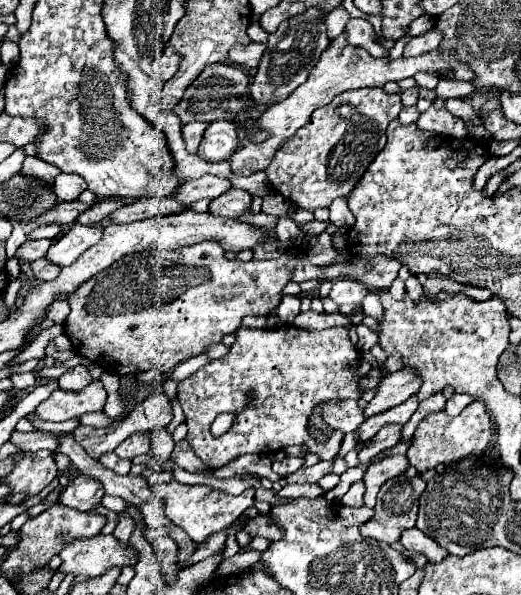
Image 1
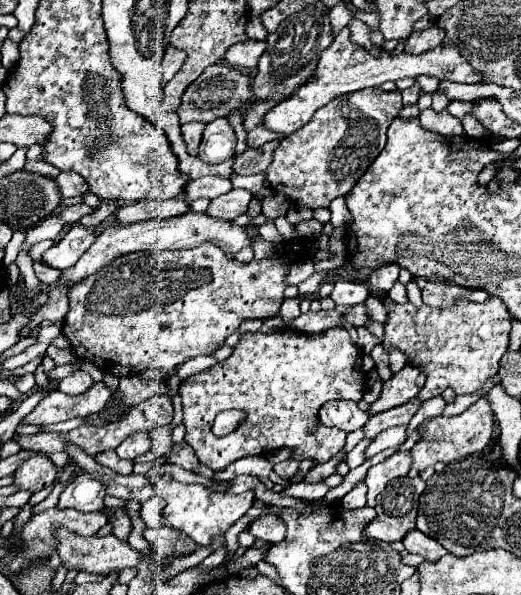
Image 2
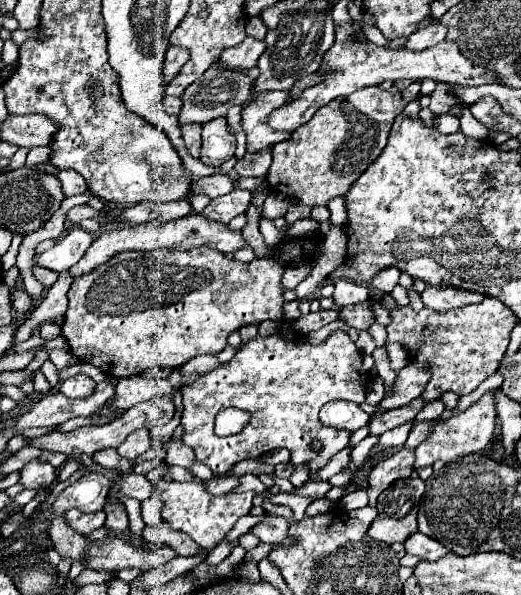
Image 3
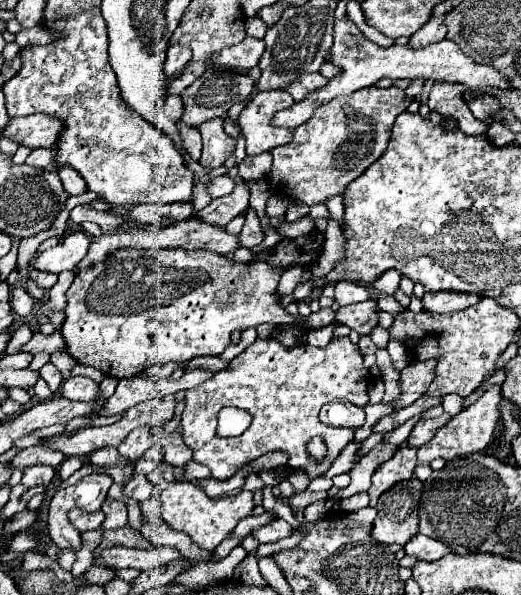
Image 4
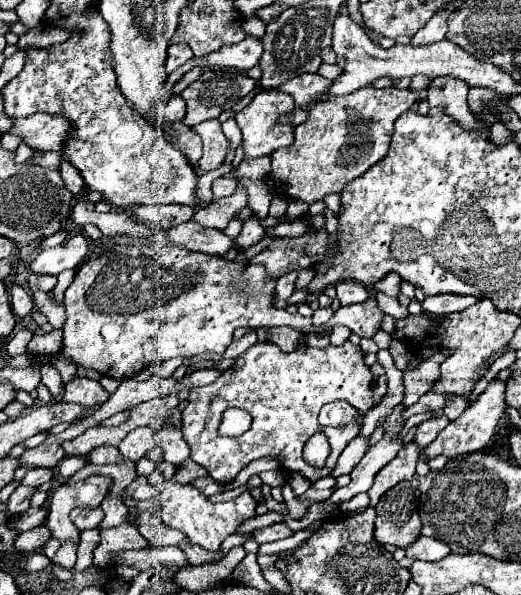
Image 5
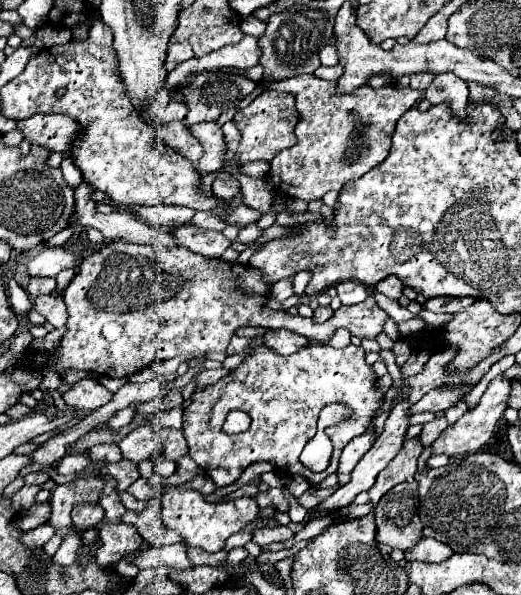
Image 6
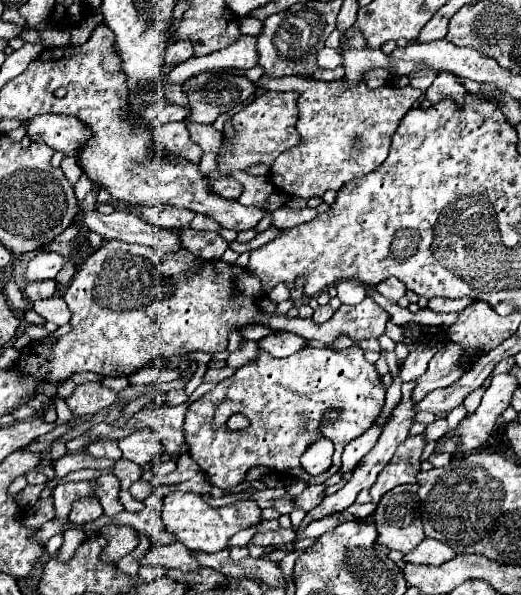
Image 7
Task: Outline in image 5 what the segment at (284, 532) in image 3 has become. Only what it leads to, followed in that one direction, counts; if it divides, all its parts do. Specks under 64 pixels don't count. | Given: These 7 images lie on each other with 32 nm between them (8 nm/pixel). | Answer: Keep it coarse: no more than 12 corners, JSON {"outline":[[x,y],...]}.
{"outline":[[272,524],[256,530],[258,544],[276,542],[292,536],[288,524]]}

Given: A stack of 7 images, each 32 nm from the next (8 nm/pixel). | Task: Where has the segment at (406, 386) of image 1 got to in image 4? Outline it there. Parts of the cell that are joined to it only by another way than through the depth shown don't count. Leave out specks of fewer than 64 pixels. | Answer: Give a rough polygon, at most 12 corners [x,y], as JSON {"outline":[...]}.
{"outline":[[436,358],[406,366],[394,408],[410,406],[436,376]]}

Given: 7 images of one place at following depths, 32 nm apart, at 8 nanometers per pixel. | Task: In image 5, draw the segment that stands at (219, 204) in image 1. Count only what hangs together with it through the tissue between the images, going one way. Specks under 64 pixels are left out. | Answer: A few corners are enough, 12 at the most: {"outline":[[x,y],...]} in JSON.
{"outline":[[242,186],[196,210],[194,222],[224,230],[232,216],[246,206]]}

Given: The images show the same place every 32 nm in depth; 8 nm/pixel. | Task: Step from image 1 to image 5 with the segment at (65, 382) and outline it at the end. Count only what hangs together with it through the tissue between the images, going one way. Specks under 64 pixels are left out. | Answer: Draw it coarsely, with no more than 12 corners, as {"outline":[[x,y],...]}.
{"outline":[[76,378],[64,386],[64,402],[84,408],[104,404],[110,394],[96,380]]}

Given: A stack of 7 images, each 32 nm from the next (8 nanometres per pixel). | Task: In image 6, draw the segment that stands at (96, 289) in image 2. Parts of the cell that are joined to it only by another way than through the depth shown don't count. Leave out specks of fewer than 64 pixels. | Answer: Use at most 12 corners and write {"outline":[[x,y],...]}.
{"outline":[[106,242],[64,290],[68,332],[26,366],[124,378],[224,352],[242,326],[376,338],[330,320],[268,310],[260,272]]}

